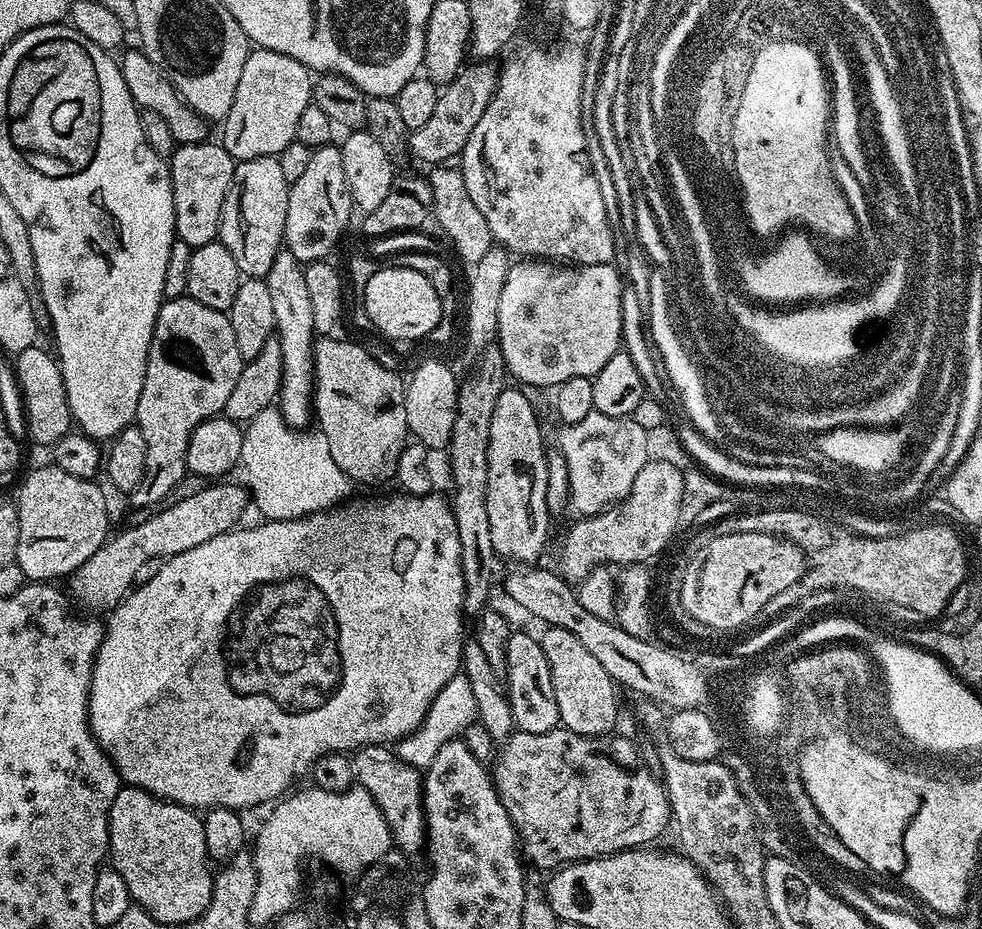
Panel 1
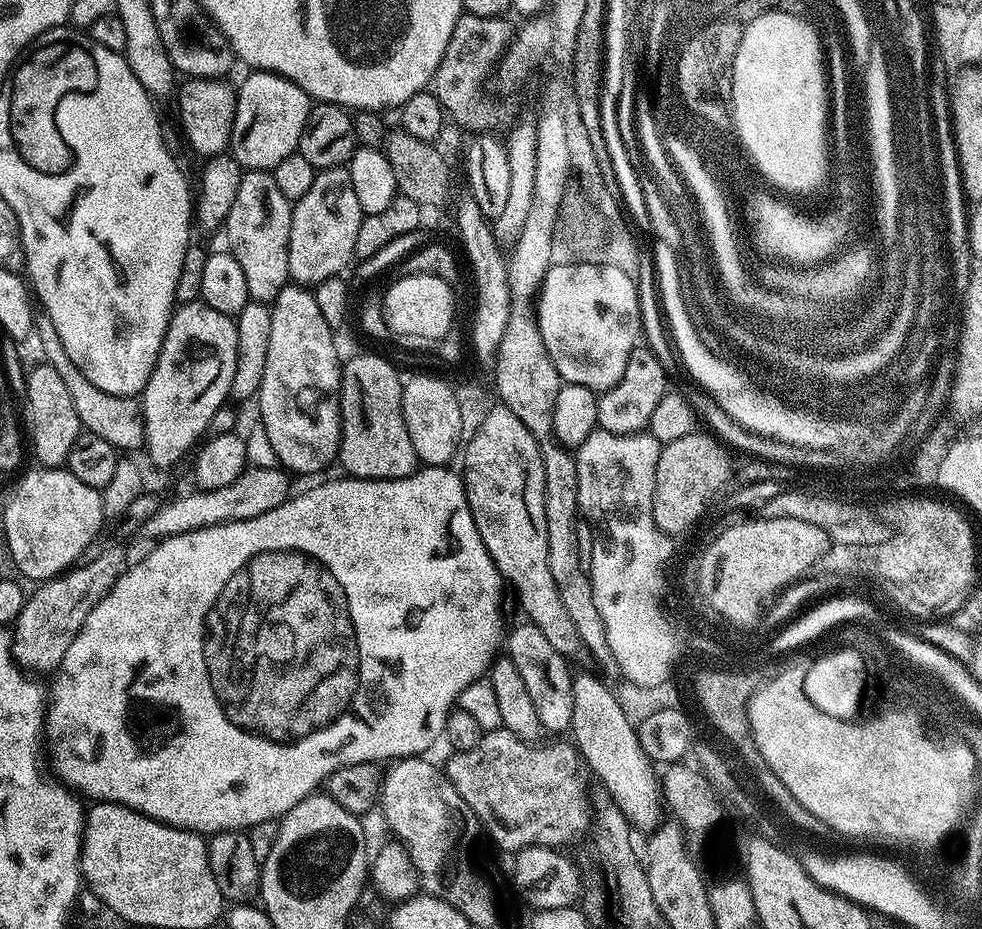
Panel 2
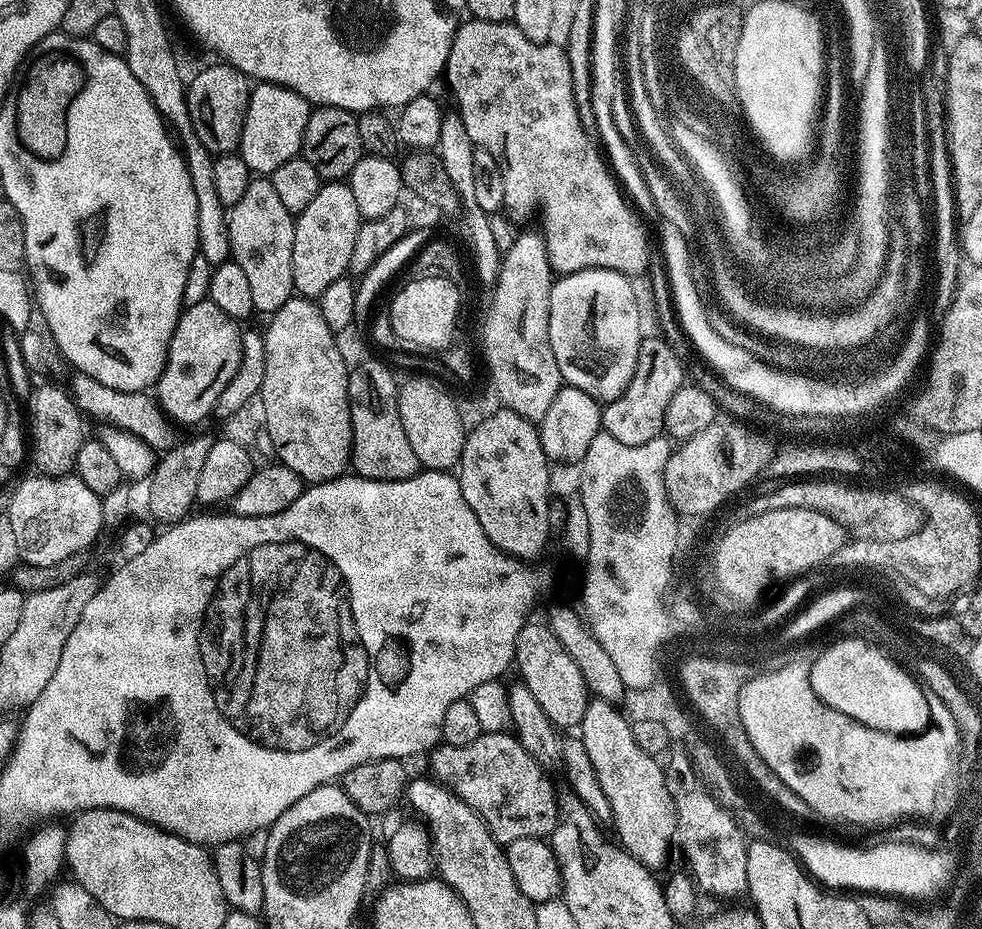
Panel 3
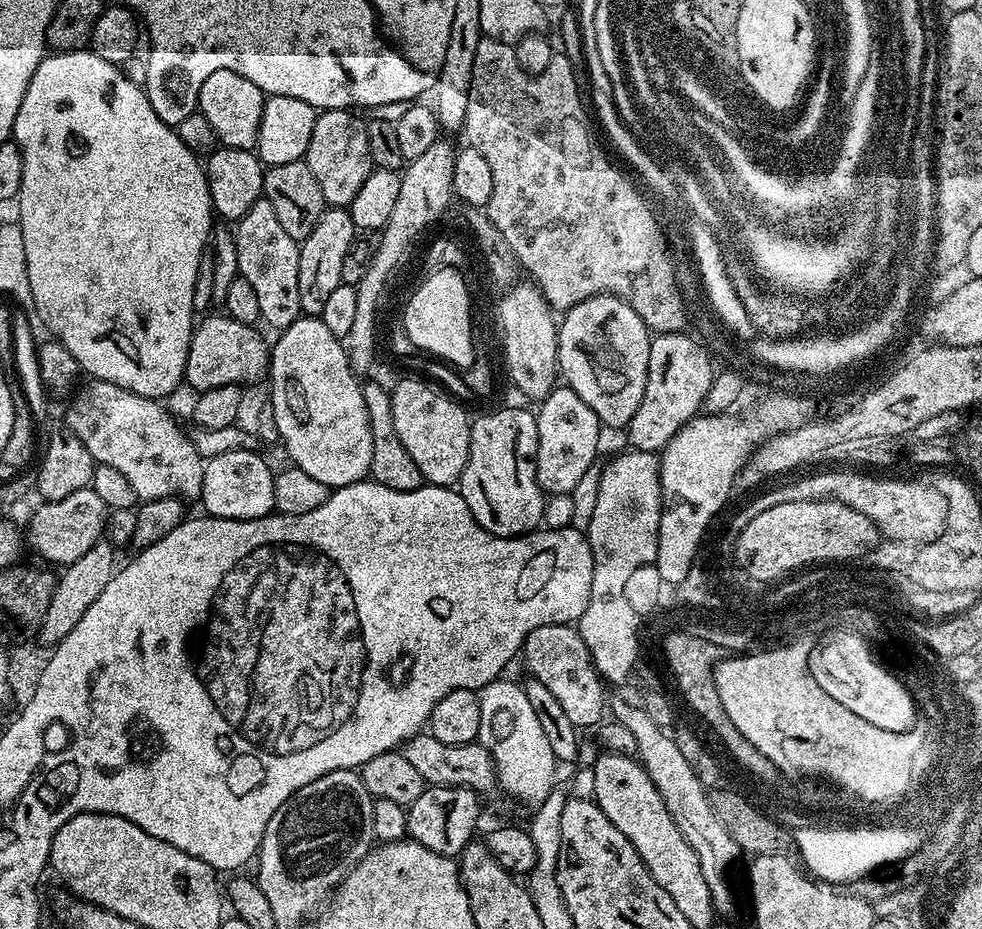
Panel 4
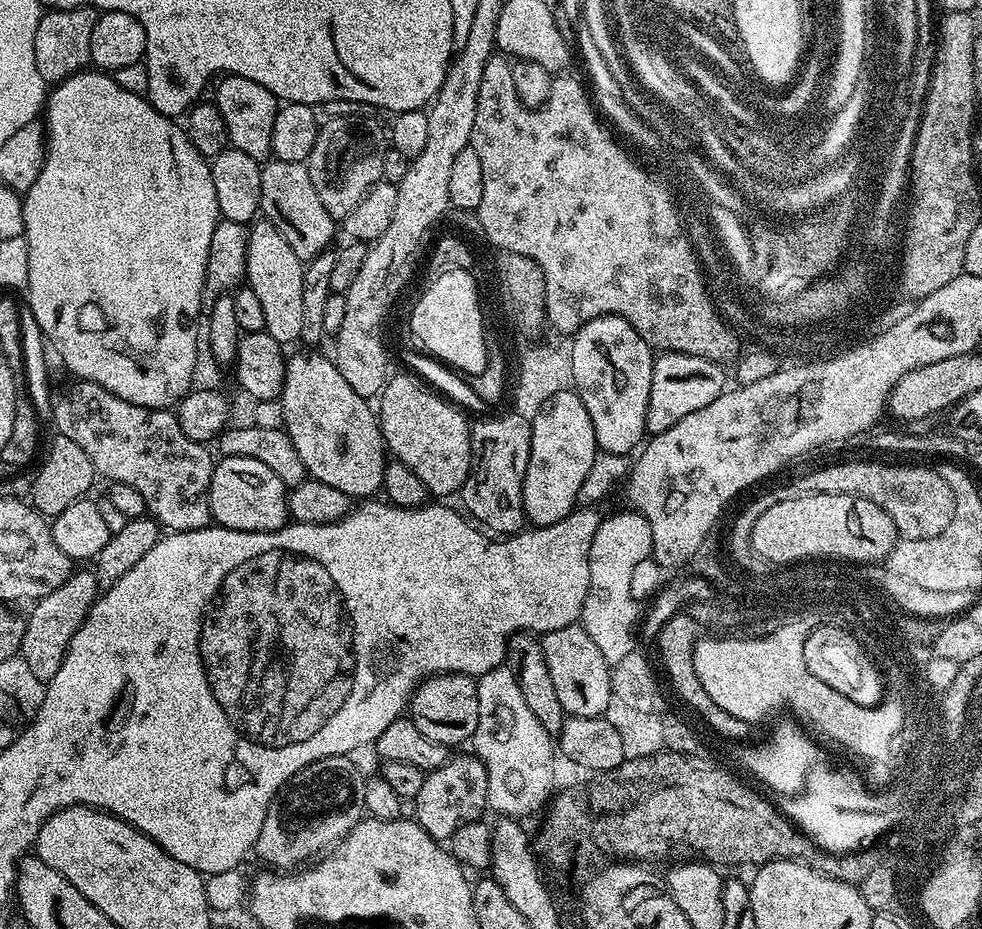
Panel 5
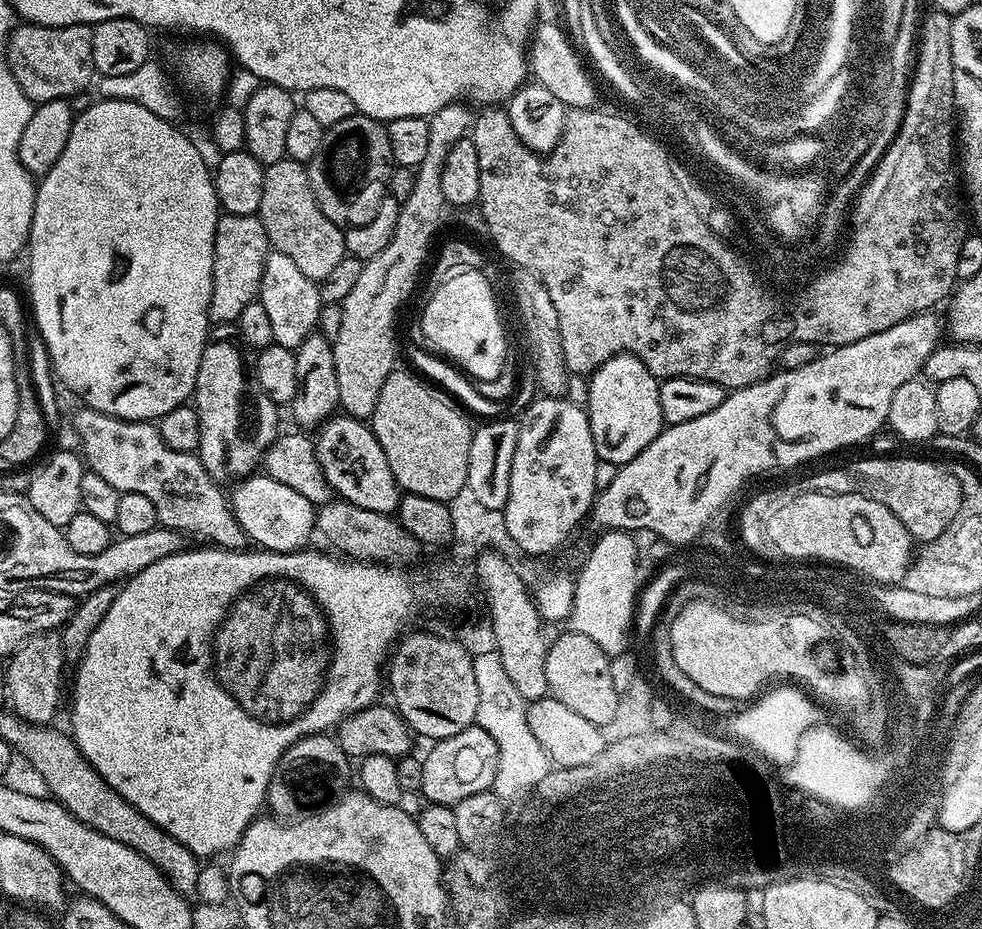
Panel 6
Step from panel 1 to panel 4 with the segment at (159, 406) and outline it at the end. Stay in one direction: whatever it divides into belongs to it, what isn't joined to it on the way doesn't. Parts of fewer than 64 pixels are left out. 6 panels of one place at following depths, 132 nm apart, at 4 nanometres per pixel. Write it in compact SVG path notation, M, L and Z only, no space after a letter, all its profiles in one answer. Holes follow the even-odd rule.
M208 314L204 320L195 325L190 342L190 350L186 358L184 378L187 387L196 388L197 393L205 392L227 384L247 385L261 379L270 368L270 344L256 333L251 324L243 324L232 320L227 314L212 316Z

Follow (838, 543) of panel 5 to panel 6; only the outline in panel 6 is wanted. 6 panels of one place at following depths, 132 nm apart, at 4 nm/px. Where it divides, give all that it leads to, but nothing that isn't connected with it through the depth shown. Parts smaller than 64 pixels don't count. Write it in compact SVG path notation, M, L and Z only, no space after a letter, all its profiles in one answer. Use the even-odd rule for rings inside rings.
M803 493L770 518L769 538L774 546L792 551L792 556L832 557L879 584L899 585L914 559L914 541L906 526L882 502L862 494Z

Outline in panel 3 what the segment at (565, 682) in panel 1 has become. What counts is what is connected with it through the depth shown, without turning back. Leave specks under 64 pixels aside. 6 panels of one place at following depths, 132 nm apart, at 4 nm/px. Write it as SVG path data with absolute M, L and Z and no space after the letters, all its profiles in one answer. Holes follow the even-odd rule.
M604 700L589 703L578 738L586 746L590 762L594 762L594 774L598 774L602 790L606 790L606 798L610 798L615 839L638 862L659 870L668 860L668 851L673 851L676 828L675 802L666 788L661 761L636 744L629 717Z

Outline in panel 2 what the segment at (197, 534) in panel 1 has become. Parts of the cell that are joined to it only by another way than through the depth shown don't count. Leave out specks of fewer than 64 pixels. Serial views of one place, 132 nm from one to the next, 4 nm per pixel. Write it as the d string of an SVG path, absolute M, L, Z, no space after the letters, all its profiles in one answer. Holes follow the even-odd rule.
M277 467L245 468L242 475L234 478L230 486L218 486L218 490L192 490L189 496L180 496L177 500L169 499L147 520L142 532L153 538L167 538L186 534L190 530L202 530L219 524L229 524L232 520L249 520L258 518L258 514L266 514L266 510L274 510L290 499L288 492L289 477ZM113 550L98 554L94 562L81 563L71 570L55 576L53 580L43 581L31 589L24 601L20 616L14 621L12 651L25 669L38 668L42 672L51 673L60 667L66 650L70 650L70 642L82 630L82 622L86 622L86 614L98 606L100 599L110 591L117 578L124 573L126 563L123 551Z

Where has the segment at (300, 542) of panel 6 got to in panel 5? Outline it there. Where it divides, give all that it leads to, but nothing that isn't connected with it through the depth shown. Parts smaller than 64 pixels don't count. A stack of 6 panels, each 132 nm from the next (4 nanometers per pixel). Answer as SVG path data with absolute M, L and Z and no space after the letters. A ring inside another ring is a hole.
M226 456L215 461L208 505L212 511L212 519L219 527L243 532L276 532L289 523L288 514L289 489L266 466L258 462L258 458L242 458L241 456Z

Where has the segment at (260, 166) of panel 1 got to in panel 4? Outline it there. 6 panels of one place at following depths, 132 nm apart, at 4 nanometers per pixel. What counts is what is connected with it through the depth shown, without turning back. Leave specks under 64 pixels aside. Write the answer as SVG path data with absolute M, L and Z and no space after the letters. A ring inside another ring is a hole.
M263 198L254 202L242 219L235 221L234 235L240 276L246 278L250 286L254 286L261 321L275 330L289 328L302 316L298 302L299 243L286 234L282 222L278 222L278 214L274 214L274 206L270 206L270 202Z

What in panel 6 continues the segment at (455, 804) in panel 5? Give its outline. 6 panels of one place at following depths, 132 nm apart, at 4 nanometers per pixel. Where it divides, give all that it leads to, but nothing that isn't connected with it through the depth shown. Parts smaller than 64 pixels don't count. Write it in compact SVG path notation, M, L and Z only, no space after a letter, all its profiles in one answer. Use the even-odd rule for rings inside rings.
M478 726L450 734L450 738L437 740L428 753L423 753L422 786L419 795L425 796L428 804L454 806L470 794L482 794L496 783L498 774L498 742Z

